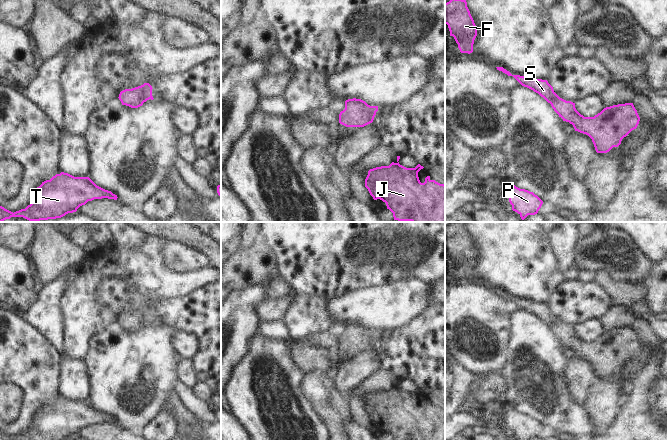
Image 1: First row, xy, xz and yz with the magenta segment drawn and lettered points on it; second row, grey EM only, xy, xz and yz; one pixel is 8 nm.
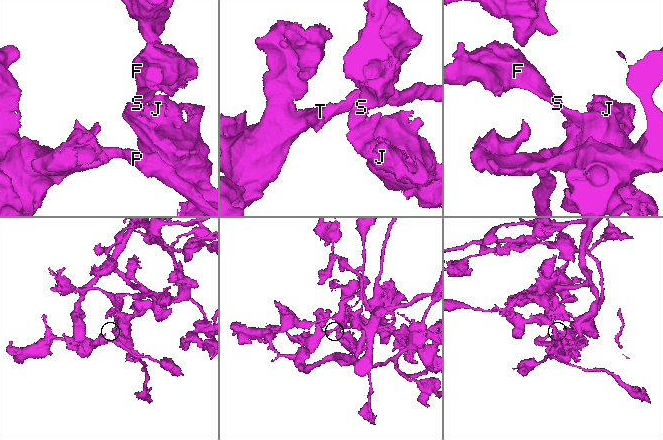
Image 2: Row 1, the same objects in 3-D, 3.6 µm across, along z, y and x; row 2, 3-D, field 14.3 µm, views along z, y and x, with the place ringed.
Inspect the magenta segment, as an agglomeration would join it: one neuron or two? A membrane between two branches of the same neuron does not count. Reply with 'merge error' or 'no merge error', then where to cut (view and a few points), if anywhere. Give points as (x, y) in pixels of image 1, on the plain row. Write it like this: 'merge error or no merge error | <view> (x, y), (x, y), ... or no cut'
no merge error | no cut

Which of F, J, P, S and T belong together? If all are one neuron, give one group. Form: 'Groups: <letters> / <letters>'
Groups: F J P S T

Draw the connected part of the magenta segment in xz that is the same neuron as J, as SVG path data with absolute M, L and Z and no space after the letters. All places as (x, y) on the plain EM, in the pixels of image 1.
M397 380L397 386L392 386L389 390L381 390L370 393L365 403L365 411L374 424L380 423L386 427L393 440L445 440L445 409L431 404L430 400L421 407L418 396L424 391L418 388L415 392L406 392L399 388L400 380Z

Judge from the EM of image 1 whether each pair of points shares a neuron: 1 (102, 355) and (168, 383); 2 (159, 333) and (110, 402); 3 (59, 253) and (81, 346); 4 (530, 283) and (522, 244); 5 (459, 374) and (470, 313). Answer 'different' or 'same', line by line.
1: same
2: same
3: different
4: same
5: different

